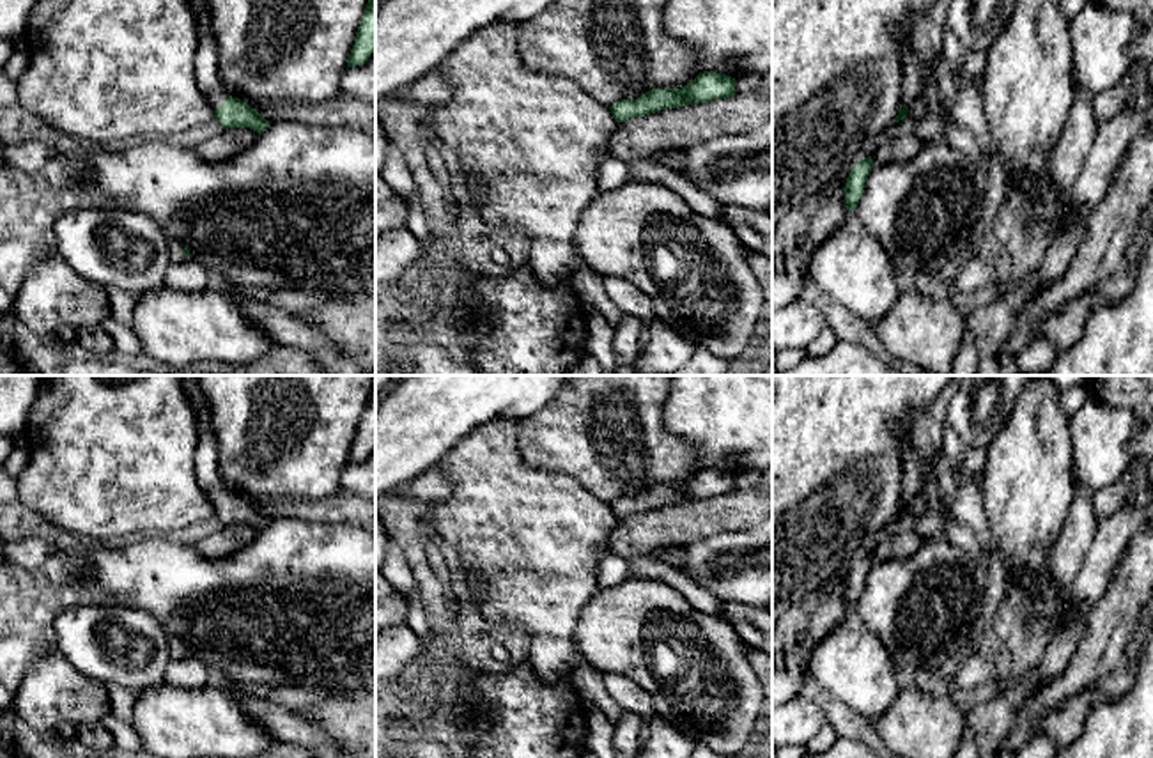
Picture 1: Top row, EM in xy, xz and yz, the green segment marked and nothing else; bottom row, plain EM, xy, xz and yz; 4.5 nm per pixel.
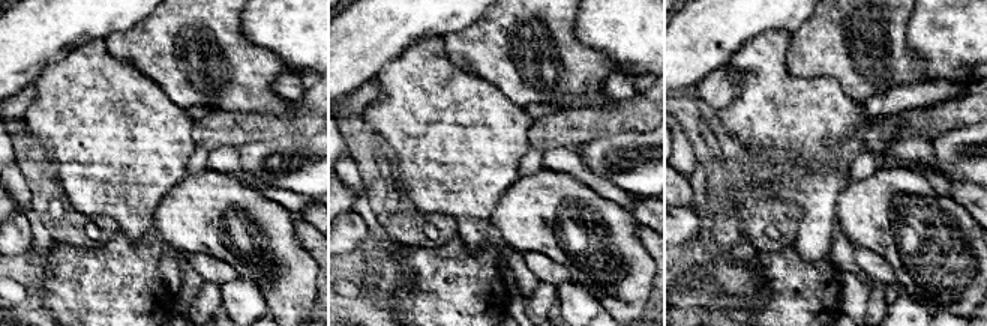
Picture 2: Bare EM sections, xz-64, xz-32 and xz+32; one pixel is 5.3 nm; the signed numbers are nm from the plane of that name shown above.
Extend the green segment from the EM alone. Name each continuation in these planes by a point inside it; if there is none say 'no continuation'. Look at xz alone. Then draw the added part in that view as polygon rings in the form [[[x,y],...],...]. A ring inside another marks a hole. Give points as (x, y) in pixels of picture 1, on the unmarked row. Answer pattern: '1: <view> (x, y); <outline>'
no continuation

